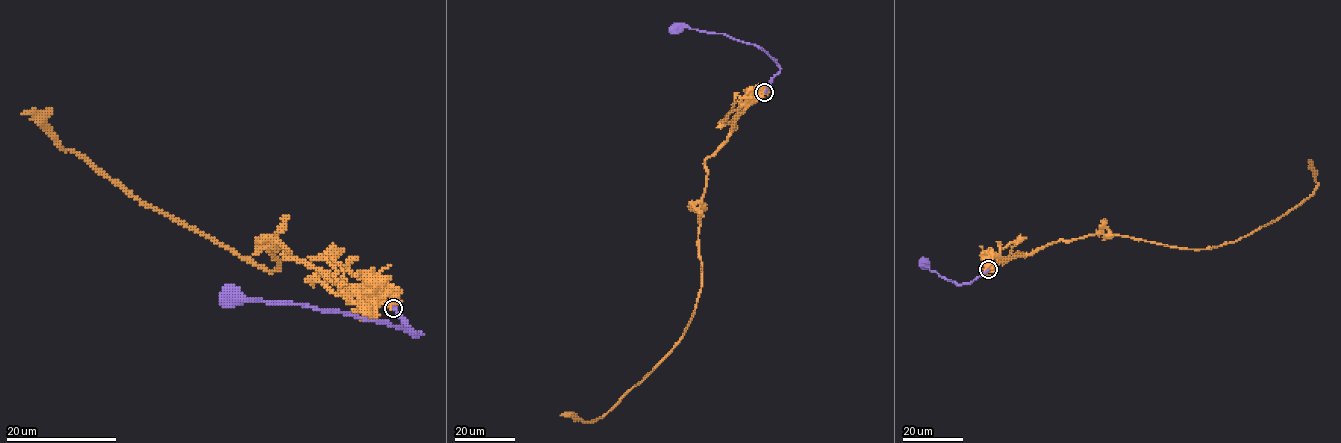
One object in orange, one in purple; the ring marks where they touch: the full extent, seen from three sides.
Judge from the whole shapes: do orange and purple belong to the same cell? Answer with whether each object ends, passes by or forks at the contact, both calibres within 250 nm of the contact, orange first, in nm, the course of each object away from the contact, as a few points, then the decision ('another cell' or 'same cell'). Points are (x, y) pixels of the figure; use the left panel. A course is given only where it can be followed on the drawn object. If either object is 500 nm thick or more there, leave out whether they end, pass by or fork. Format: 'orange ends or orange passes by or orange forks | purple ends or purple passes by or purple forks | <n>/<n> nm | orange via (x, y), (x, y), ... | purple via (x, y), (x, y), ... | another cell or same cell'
orange forks | purple ends | 240/320 nm | orange via (393, 307), (289, 260), (280, 244), (273, 252), (278, 269), (266, 270), (128, 194), (22, 114) | purple via (393, 307), (420, 333), (410, 335), (376, 320), (234, 298) | same cell

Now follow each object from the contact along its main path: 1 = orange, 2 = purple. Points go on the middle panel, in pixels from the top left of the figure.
1: (764, 92), (704, 162), (701, 289), (684, 335), (600, 417), (583, 422), (560, 415)
2: (764, 92), (779, 65), (755, 45), (723, 34), (677, 28)

